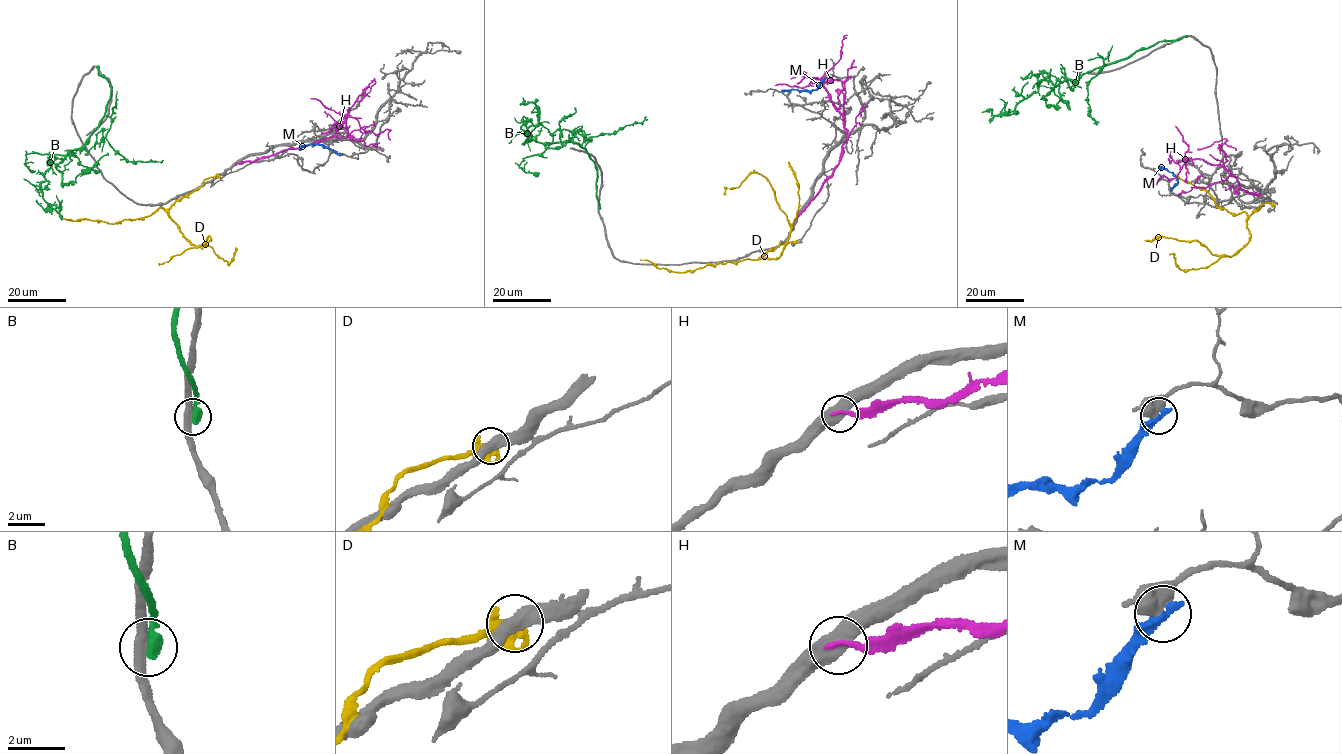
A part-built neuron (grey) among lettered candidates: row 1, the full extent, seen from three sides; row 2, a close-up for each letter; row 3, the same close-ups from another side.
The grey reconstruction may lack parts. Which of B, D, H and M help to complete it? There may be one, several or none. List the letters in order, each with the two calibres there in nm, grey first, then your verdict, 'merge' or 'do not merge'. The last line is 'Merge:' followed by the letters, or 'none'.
B: 320 nm thick on the grey side, 460 nm on the other; do not merge
D: 110 nm thick on the grey side, 700 nm on the other; do not merge
H: 500 nm thick on the grey side, 220 nm on the other; do not merge
M: 400 nm thick on the grey side, 400 nm on the other; do not merge
Merge: none

